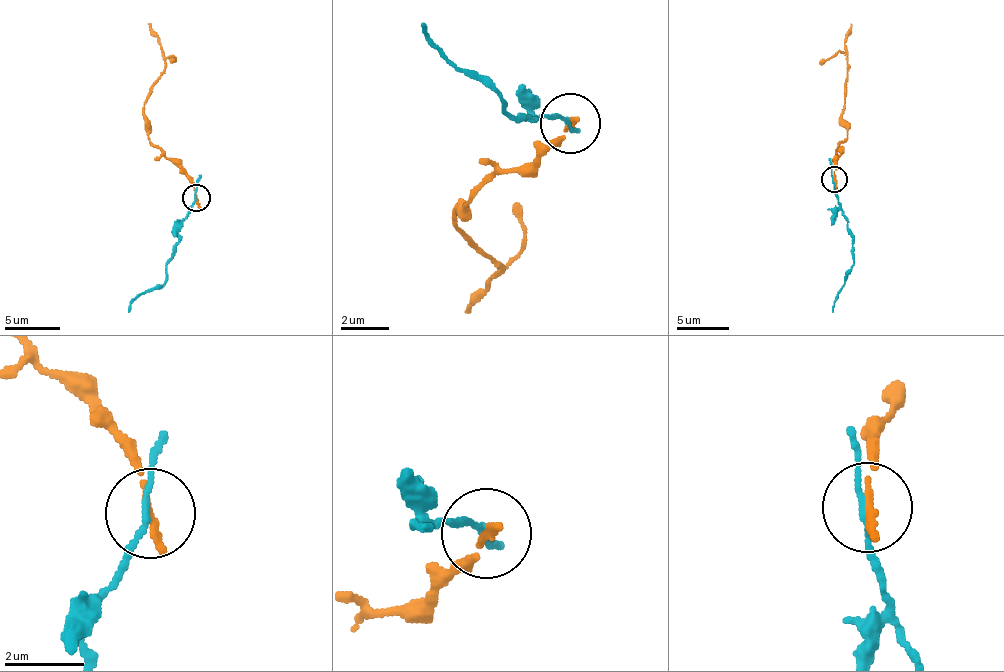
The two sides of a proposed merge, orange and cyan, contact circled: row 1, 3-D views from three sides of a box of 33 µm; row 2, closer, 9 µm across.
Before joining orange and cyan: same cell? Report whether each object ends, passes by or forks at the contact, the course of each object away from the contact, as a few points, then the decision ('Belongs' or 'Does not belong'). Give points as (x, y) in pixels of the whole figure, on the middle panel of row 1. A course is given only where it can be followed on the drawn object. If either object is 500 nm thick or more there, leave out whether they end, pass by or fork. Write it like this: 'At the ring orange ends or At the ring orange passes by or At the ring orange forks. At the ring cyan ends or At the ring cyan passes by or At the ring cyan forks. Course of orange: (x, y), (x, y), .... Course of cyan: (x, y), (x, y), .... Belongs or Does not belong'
At the ring orange ends. At the ring cyan passes by. Course of orange: (571, 121), (559, 144), (487, 178), (457, 210), (457, 230), (499, 262), (463, 312). Course of cyan: (565, 121), (559, 112), (529, 122), (529, 114), (505, 116), (505, 103), (439, 50), (421, 25). Does not belong

